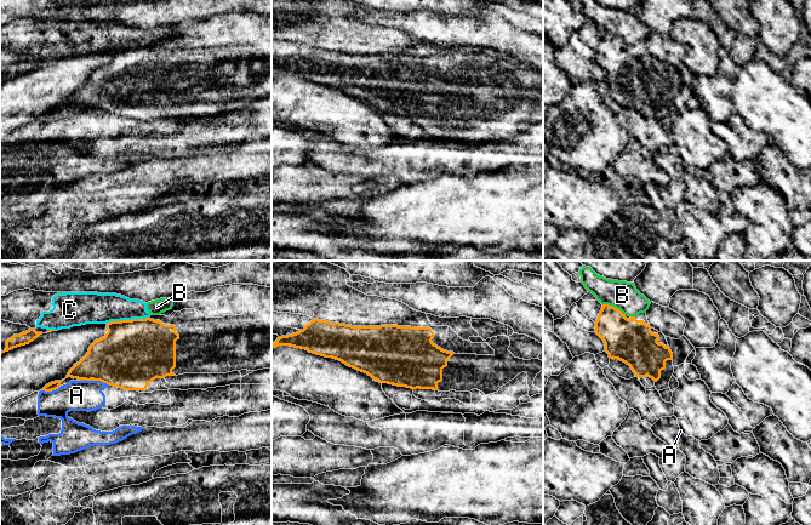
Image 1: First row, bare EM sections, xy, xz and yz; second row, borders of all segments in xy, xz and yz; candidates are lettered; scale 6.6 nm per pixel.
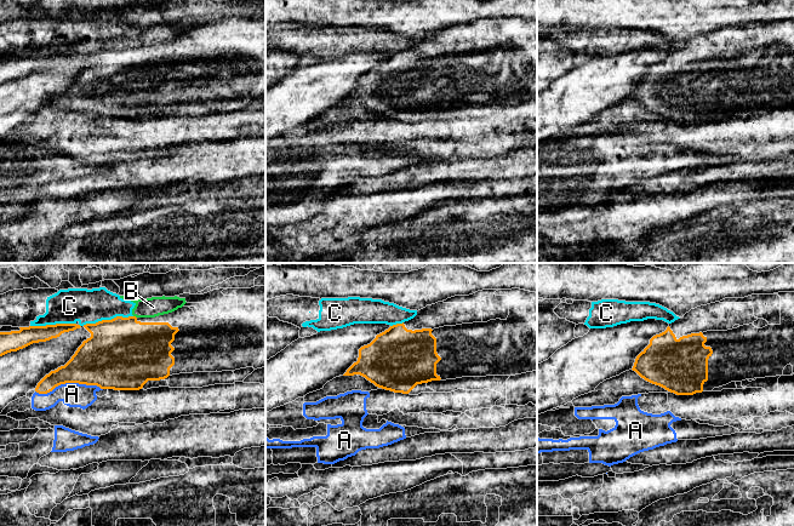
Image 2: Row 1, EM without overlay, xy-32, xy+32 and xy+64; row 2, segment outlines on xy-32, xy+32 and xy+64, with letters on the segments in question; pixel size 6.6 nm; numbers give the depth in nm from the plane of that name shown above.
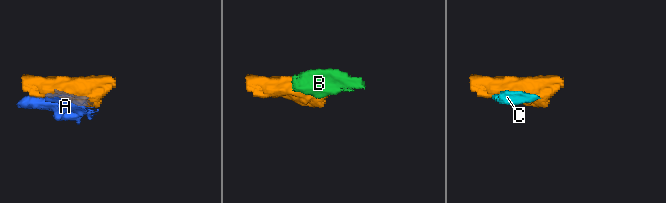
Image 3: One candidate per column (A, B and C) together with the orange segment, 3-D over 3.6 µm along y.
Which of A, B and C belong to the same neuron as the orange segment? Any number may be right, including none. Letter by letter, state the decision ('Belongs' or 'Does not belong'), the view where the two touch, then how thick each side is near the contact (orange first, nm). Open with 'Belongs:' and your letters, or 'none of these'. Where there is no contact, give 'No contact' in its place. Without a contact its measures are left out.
Belongs: none of these
A: Does not belong. Touches orange in xy. Thickness 130 nm (orange) against 200 nm
B: Does not belong. Touches orange in yz. Thickness 280 nm (orange) against 190 nm
C: Does not belong. Touches orange in xy. Thickness 440 nm (orange) against 200 nm

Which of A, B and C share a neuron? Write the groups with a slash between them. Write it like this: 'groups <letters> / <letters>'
groups A / B C

